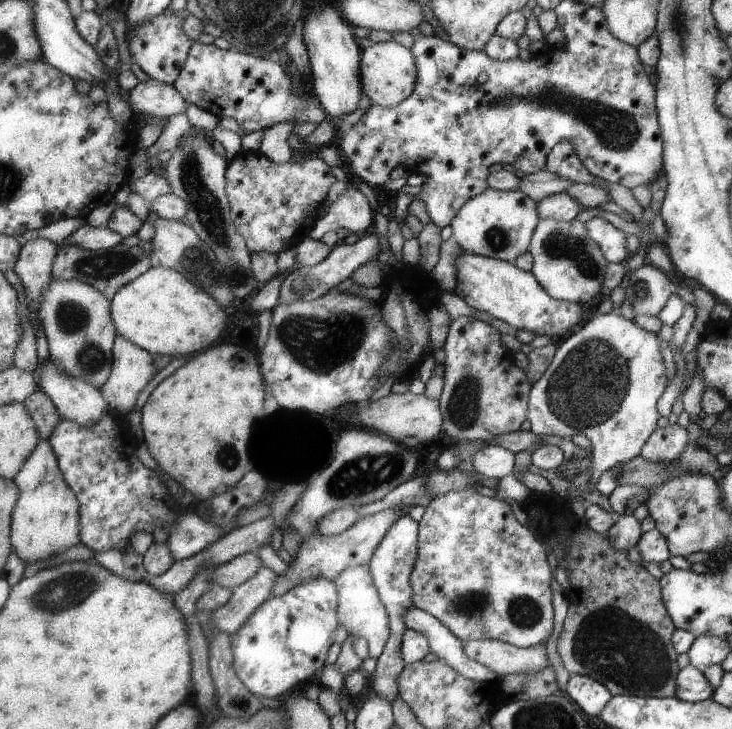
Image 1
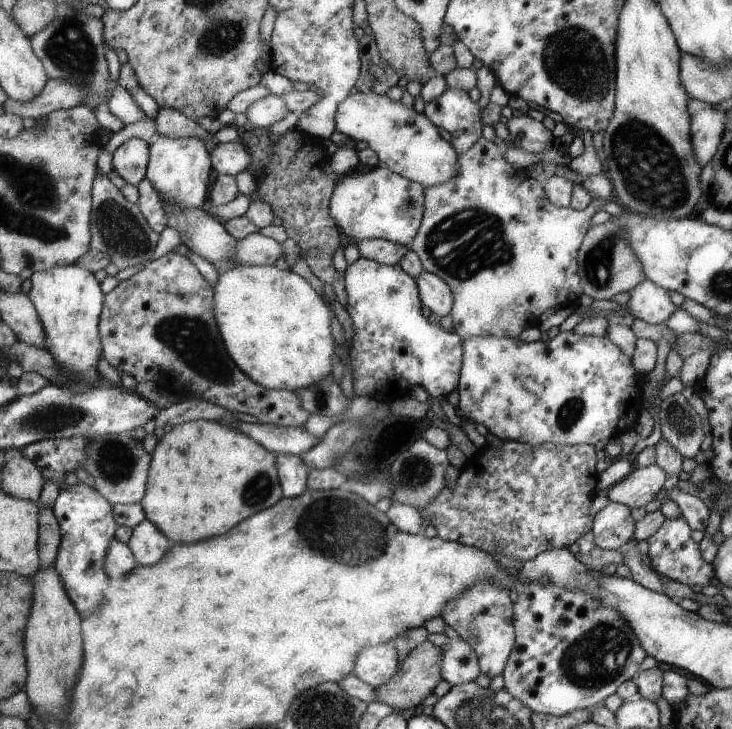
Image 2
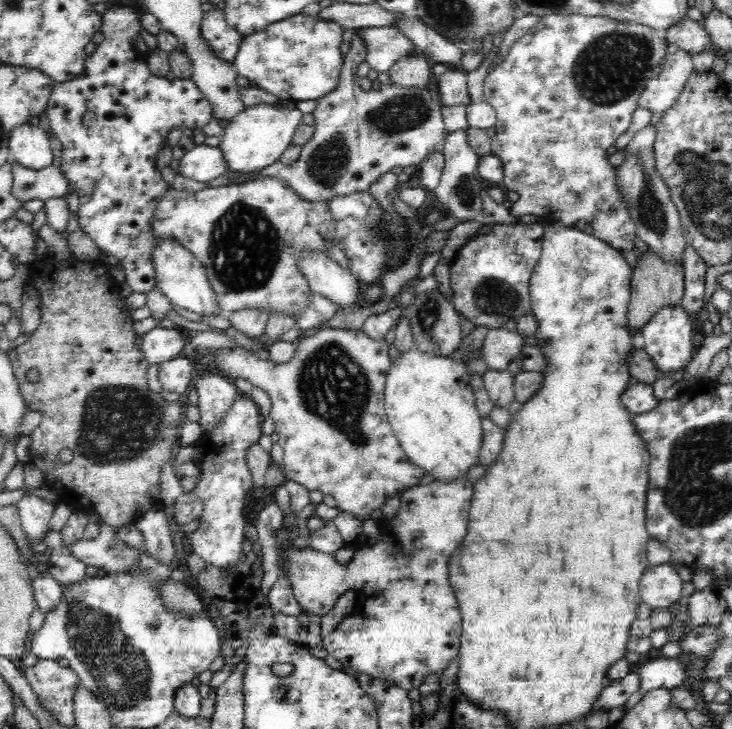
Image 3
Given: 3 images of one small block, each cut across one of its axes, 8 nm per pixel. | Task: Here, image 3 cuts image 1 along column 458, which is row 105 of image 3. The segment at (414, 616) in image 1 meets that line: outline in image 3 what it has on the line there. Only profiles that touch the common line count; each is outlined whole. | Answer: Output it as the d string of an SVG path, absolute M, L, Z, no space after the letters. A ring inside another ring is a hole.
M682 49L668 53L659 69L659 75L647 83L638 100L638 106L652 111L656 118L676 104L684 84L694 71L692 55Z

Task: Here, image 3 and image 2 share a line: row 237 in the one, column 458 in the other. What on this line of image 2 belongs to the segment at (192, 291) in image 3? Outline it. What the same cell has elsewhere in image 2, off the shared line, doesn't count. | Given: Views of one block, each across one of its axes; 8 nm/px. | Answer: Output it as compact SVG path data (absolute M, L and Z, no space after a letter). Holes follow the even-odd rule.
M349 94L338 105L336 130L354 141L366 142L381 158L380 164L427 186L445 185L459 173L459 154L448 137L425 113L416 112L387 95Z

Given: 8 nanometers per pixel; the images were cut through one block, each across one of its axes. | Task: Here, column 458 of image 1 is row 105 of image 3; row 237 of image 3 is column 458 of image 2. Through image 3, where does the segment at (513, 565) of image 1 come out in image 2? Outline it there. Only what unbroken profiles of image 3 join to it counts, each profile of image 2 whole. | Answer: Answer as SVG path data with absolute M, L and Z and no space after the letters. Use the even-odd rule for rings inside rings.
M486 580L486 582L478 582L472 590L466 590L466 594L462 594L456 601L450 601L446 605L445 612L440 614L442 620L456 630L460 639L470 641L474 650L477 651L482 673L486 674L490 680L503 674L516 644L514 599L515 596L506 590L506 587Z

